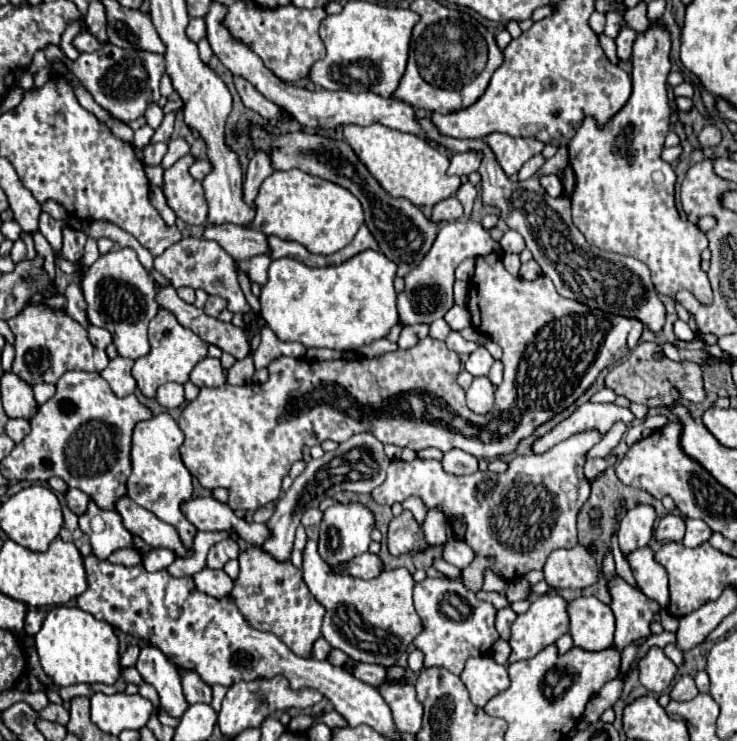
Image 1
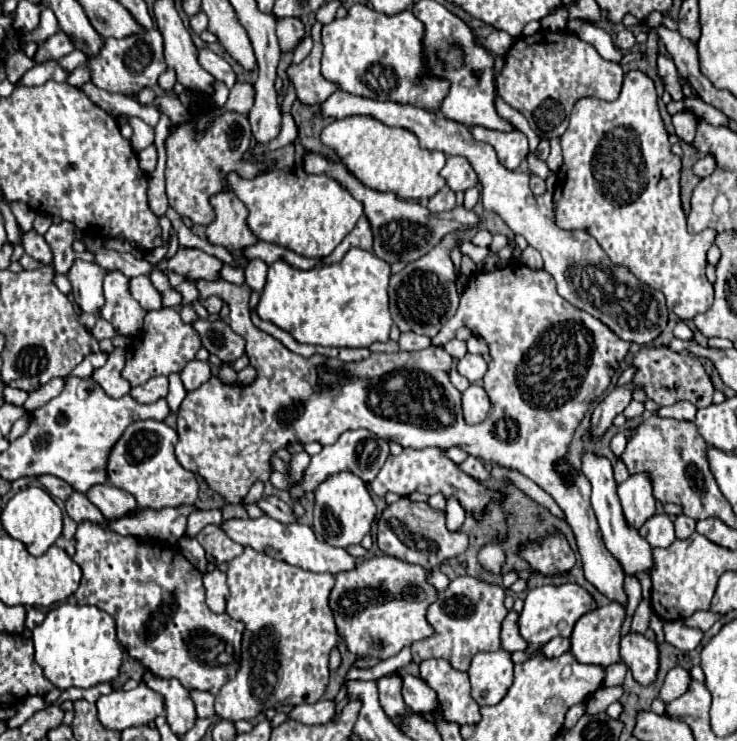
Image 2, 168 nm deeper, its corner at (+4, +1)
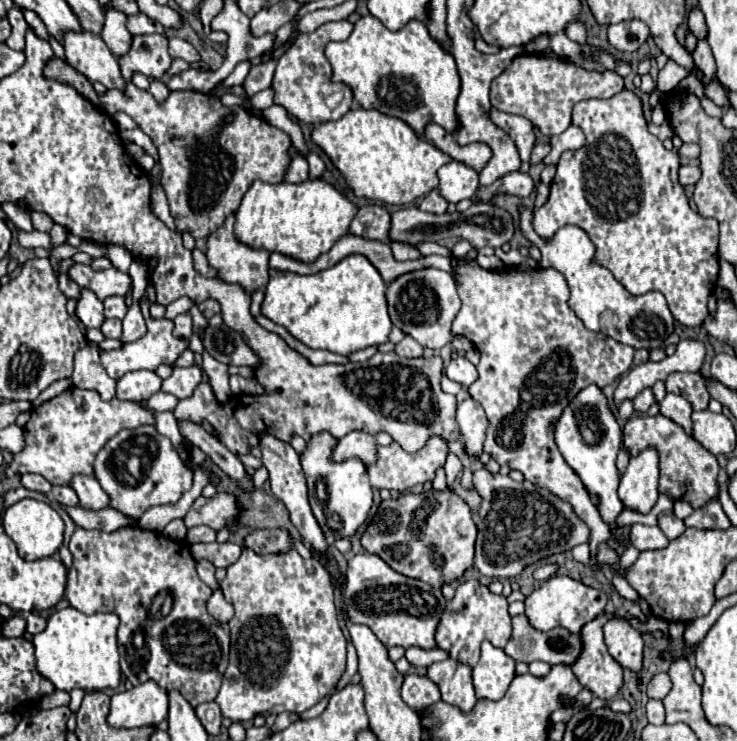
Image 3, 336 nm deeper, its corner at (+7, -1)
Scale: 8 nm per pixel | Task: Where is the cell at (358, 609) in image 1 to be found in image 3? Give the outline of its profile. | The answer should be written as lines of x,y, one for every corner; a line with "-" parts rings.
366,552
348,560
342,592
342,608
346,610
348,622
368,626
386,648
418,646
432,650
436,646
434,630
444,604
446,600
438,588
396,572
376,554

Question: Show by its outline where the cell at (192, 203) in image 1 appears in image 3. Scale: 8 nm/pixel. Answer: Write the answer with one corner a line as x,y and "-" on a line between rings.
56,56
44,66
44,76
56,82
70,84
80,96
90,100
94,106
102,106
108,114
126,112
130,118
136,120
136,124
152,138
154,146
158,148
158,156
162,162
162,188
166,192
170,214
176,222
176,228
178,232
190,232
194,238
206,238
212,232
216,232
216,228
224,222
224,218
236,212
244,192
250,188
254,180
260,178
262,182
268,182
268,184
282,182
282,176
290,164
288,134
270,126
264,118
254,116
242,106
228,108
214,96
206,98
202,104
188,104
188,92
170,92
164,104
156,104
150,92
136,88
132,82
128,82
122,90
110,88
104,94
98,94
92,82
80,70
68,64
68,60
62,60

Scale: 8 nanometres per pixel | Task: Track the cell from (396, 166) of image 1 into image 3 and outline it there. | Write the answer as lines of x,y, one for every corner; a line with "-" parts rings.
354,108
336,122
318,124
312,140
328,154
356,196
404,206
426,196
438,186
438,168
452,158
418,134
400,118
390,118
376,110

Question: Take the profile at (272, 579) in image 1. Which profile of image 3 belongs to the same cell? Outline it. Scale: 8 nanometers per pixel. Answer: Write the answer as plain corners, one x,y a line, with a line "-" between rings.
244,548
238,562
228,566
226,578
220,582
224,598
234,606
230,624
230,664
216,696
222,716
232,722
254,720
266,712
296,712
302,714
330,694
346,666
346,638
338,624
338,608
334,602
334,588
328,570
316,560
302,560
292,550
284,556
258,556

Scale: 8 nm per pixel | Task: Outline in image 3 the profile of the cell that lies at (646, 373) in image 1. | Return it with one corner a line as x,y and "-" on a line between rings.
672,372
666,378
666,392
680,394
692,404
694,410
708,408
708,388
700,372

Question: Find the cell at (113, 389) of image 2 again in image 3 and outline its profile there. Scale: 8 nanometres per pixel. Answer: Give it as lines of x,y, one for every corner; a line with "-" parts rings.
86,346
74,356
74,374
70,376
72,386
96,390
102,400
116,396
116,380
112,380
100,364
100,354
94,346

